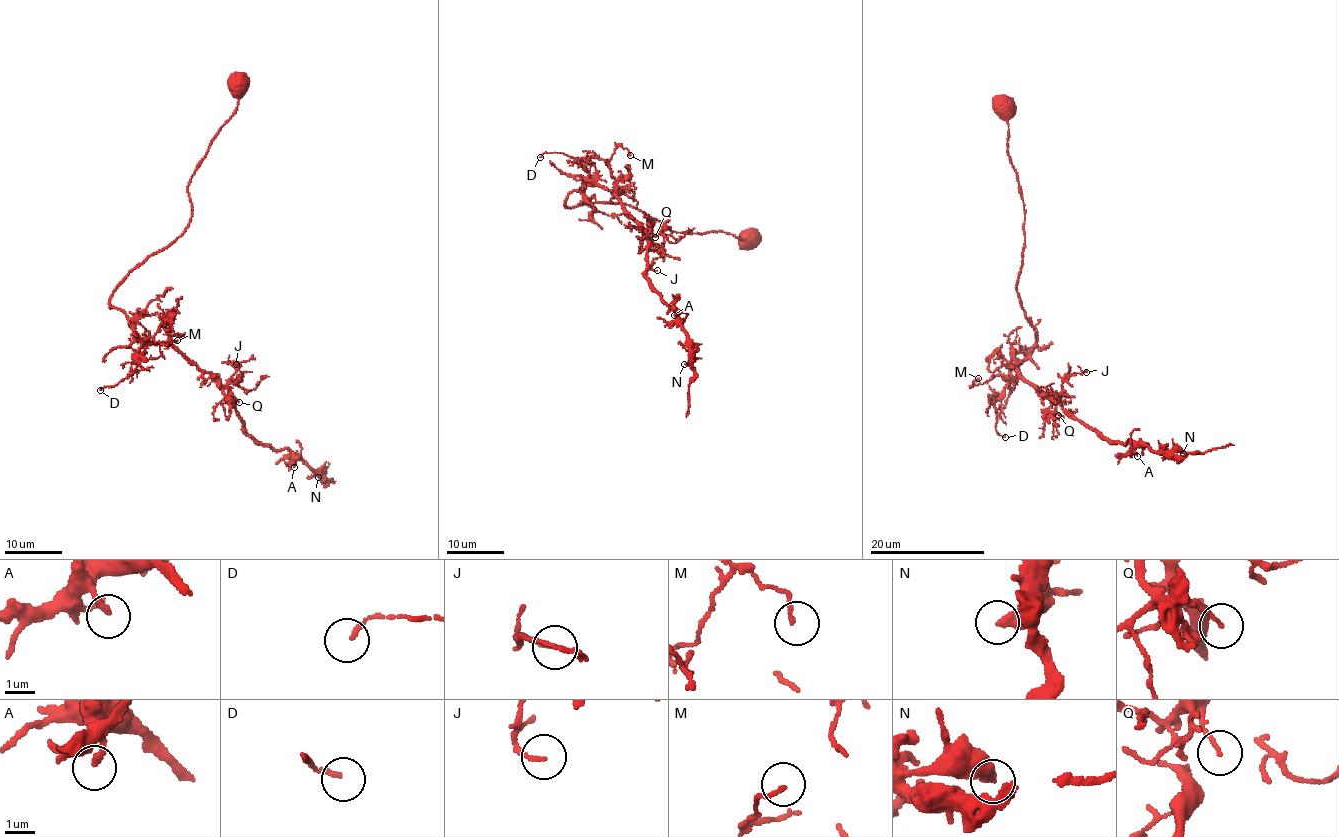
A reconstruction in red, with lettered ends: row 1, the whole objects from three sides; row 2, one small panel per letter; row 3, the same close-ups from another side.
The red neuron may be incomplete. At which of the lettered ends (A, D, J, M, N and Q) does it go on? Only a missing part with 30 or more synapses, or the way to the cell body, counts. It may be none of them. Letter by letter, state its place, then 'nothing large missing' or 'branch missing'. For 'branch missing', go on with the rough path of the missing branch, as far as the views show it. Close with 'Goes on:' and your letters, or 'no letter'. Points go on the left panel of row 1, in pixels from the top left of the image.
A: at (294, 467); nothing large missing
D: at (100, 390); nothing large missing
J: at (236, 364); nothing large missing
M: at (177, 340); nothing large missing
N: at (318, 477); nothing large missing
Q: at (239, 402); nothing large missing
Goes on: no letter

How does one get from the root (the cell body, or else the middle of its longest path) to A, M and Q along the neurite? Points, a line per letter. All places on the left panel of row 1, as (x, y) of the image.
A: (239, 82), (236, 113), (188, 186), (188, 227), (109, 305), (207, 372), (246, 431), (286, 449), (294, 467)
M: (239, 82), (188, 186), (188, 227), (110, 300), (147, 341), (167, 340), (162, 324), (154, 340), (177, 340)
Q: (239, 82), (236, 113), (188, 186), (188, 227), (133, 269), (109, 305), (239, 402)

